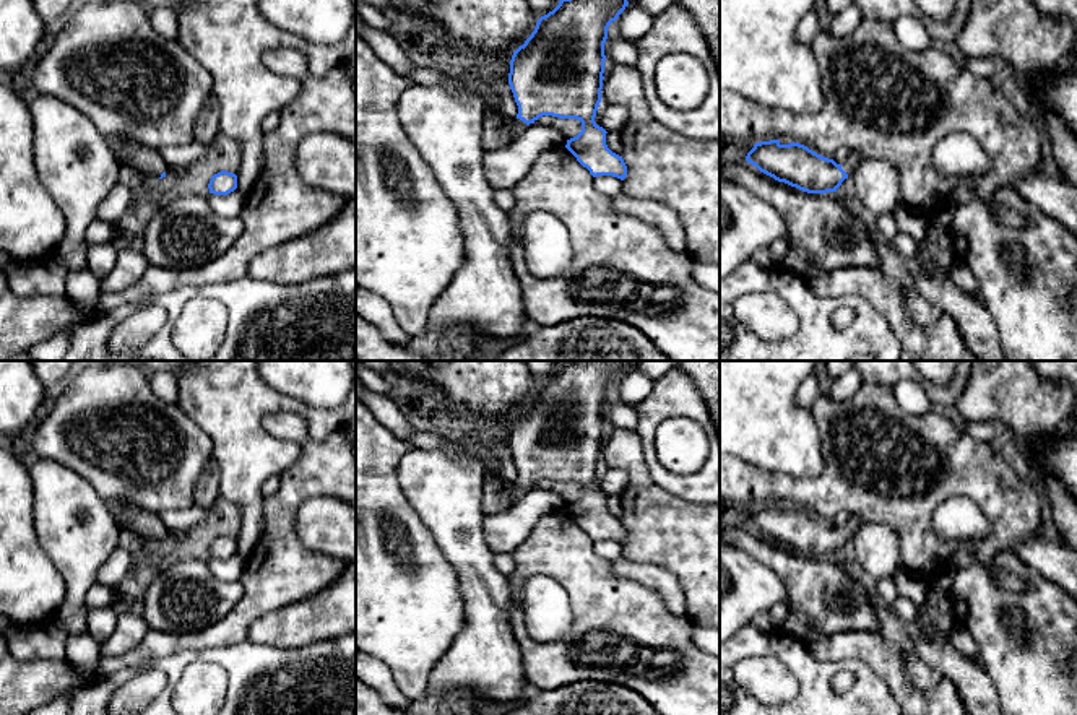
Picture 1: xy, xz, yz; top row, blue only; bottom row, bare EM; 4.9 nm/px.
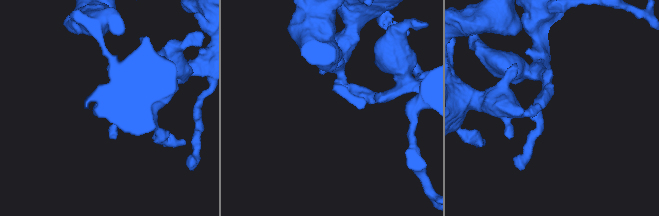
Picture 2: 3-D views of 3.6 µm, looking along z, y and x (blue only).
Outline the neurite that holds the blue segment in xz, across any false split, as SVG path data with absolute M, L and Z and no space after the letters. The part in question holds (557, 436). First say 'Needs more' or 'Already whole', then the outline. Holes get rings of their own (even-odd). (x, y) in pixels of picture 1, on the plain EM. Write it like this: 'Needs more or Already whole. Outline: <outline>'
Needs more. Outline: M569 361L538 384L531 400L513 416L510 424L508 448L518 478L515 483L505 484L508 505L523 499L528 489L543 479L577 483L582 486L582 496L567 504L565 512L593 541L625 543L627 530L622 520L608 512L608 496L595 486L595 481L601 466L608 392L627 369L627 361Z

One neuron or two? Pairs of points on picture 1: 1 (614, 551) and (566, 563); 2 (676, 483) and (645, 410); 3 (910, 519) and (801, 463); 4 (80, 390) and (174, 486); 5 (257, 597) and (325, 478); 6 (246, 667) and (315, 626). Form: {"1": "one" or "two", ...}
{"1": "two", "2": "one", "3": "two", "4": "one", "5": "one", "6": "two"}

